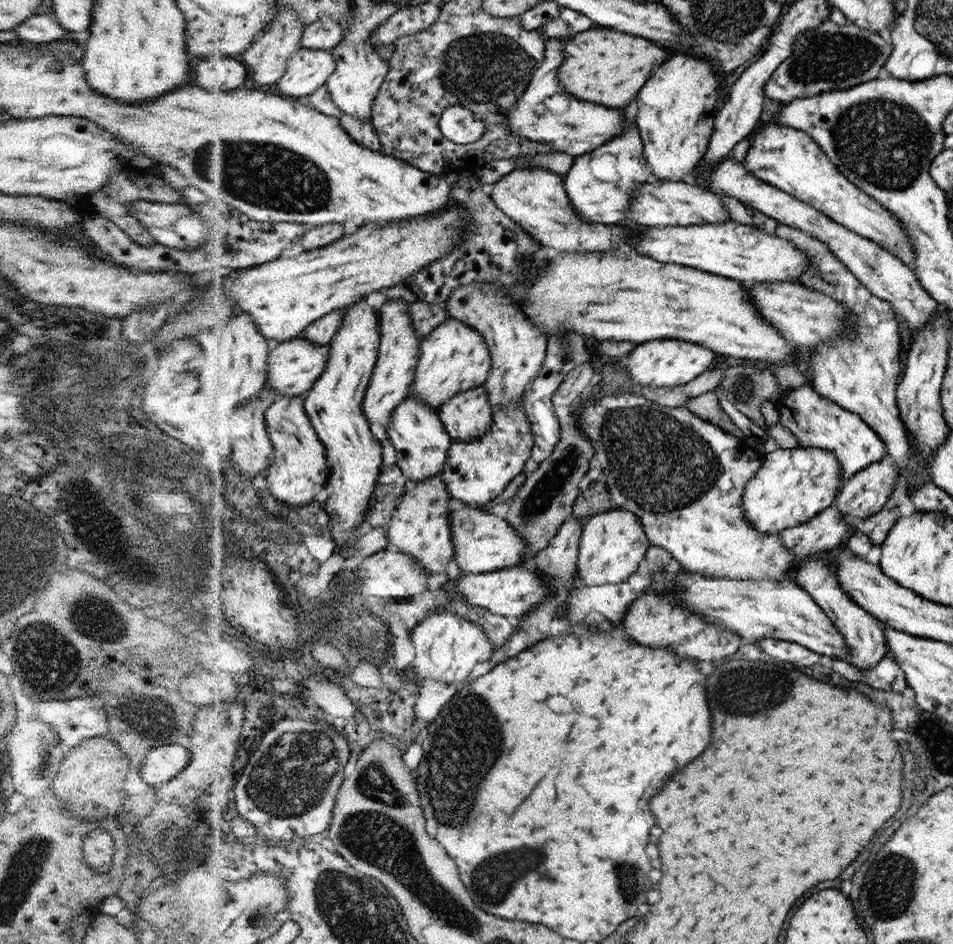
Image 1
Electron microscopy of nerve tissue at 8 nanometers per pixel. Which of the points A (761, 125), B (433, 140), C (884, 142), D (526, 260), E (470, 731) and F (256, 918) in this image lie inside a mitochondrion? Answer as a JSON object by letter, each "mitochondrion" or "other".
{"A":"other","B":"other","C":"mitochondrion","D":"mitochondrion","E":"mitochondrion","F":"mitochondrion"}

